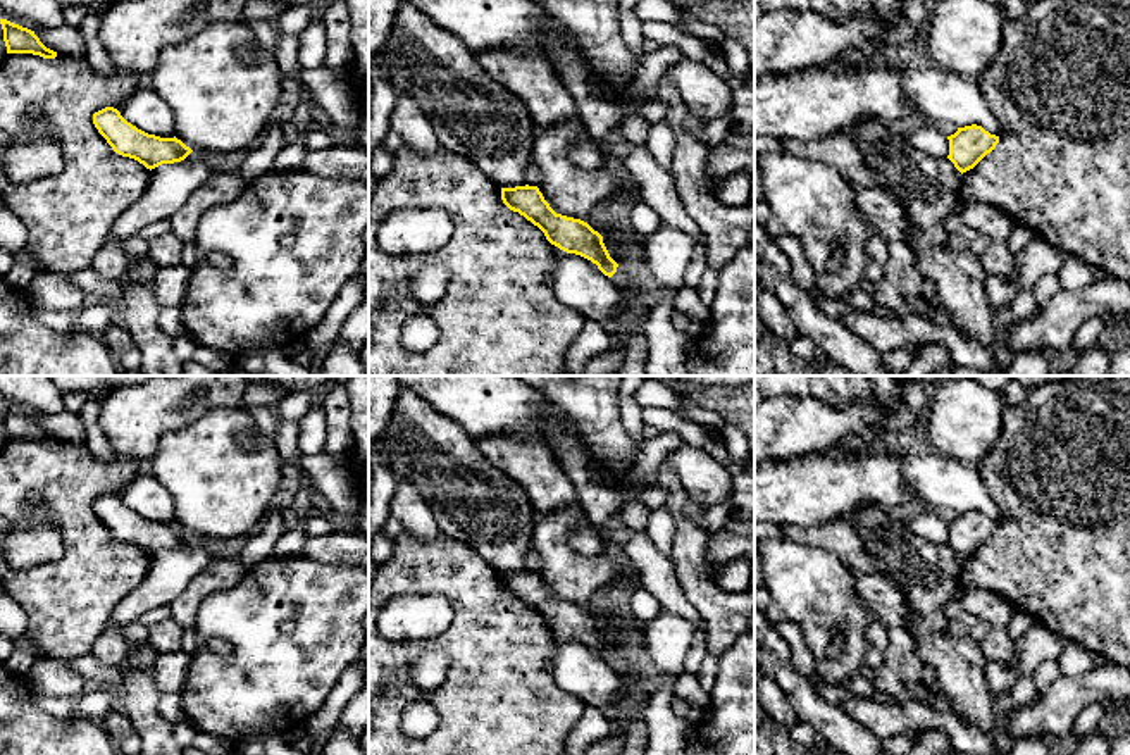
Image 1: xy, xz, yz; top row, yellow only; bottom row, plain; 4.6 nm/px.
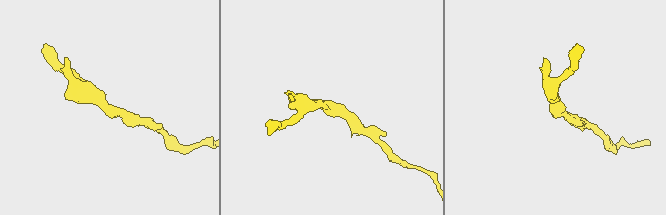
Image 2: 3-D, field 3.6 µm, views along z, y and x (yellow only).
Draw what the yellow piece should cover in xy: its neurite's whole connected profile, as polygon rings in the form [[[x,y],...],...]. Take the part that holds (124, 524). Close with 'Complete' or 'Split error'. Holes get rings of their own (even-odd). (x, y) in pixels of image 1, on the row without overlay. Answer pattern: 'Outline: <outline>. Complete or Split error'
Outline: [[[114,493],[95,498],[93,510],[115,540],[134,545],[150,557],[162,550],[181,548],[193,538],[176,522],[160,524],[138,515]]]. Complete

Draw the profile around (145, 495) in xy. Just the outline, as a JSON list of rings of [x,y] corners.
[[[143,465],[117,493],[121,502],[138,515],[160,524],[174,524],[174,502],[162,483]]]

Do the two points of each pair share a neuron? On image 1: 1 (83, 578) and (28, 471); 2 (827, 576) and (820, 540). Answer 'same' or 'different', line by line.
1: same
2: different

